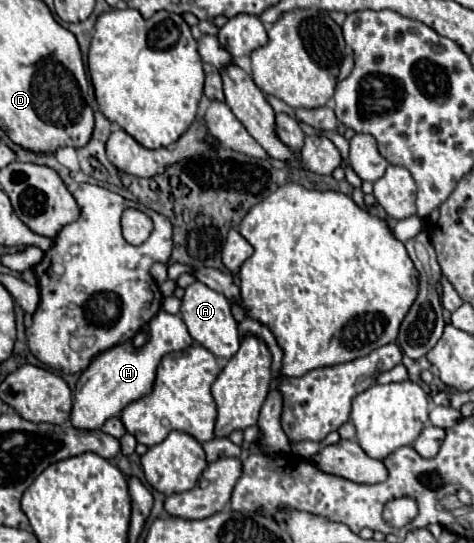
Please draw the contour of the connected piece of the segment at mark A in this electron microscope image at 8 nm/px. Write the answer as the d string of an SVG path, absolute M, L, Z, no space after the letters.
M195 281L193 285L189 285L185 289L183 295L183 305L181 305L181 317L189 329L189 335L201 343L203 347L207 347L215 357L223 357L223 359L231 359L237 349L239 349L239 331L237 331L237 321L231 315L231 303L227 297L223 297L221 293L209 289L205 283Z

